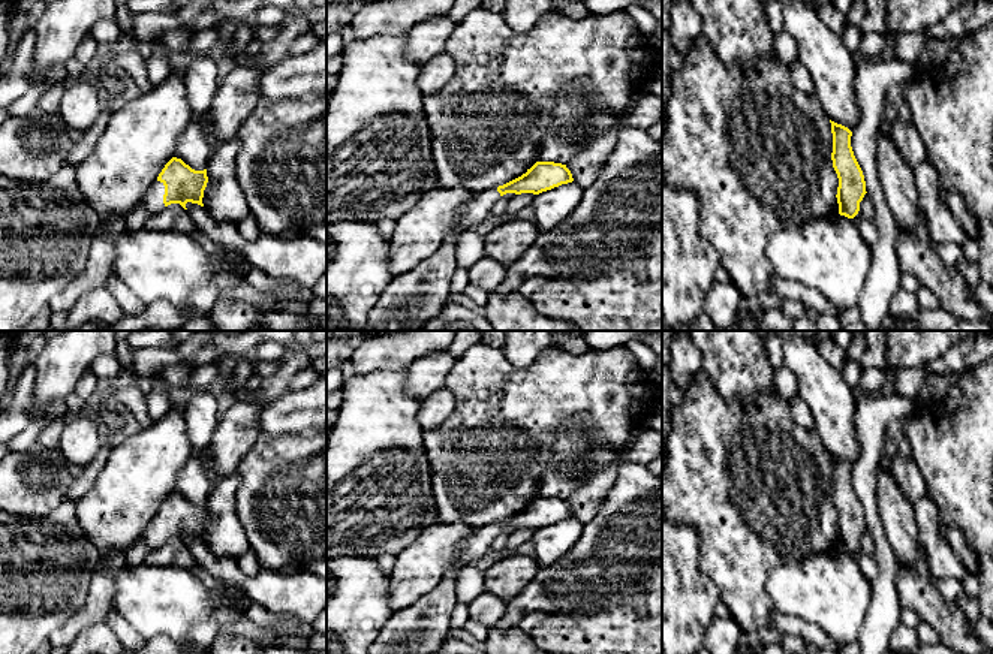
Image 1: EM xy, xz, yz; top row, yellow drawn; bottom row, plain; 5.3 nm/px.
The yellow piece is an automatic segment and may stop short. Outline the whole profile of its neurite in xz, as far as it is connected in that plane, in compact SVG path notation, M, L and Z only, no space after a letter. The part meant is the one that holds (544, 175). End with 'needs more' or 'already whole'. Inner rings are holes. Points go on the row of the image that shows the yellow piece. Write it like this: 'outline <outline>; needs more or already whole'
outline M536 162L521 177L497 189L473 193L458 214L455 229L439 250L413 269L391 280L368 314L362 331L419 331L422 323L440 313L451 299L451 281L457 266L458 236L485 221L493 205L506 193L533 193L572 183L566 165Z; needs more

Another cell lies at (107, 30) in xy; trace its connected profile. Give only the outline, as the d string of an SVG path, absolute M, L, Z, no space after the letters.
M115 19L97 21L88 31L97 43L117 43L124 33L120 30Z

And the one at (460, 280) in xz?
M457 268L451 281L451 298L464 293L469 284L469 269Z

